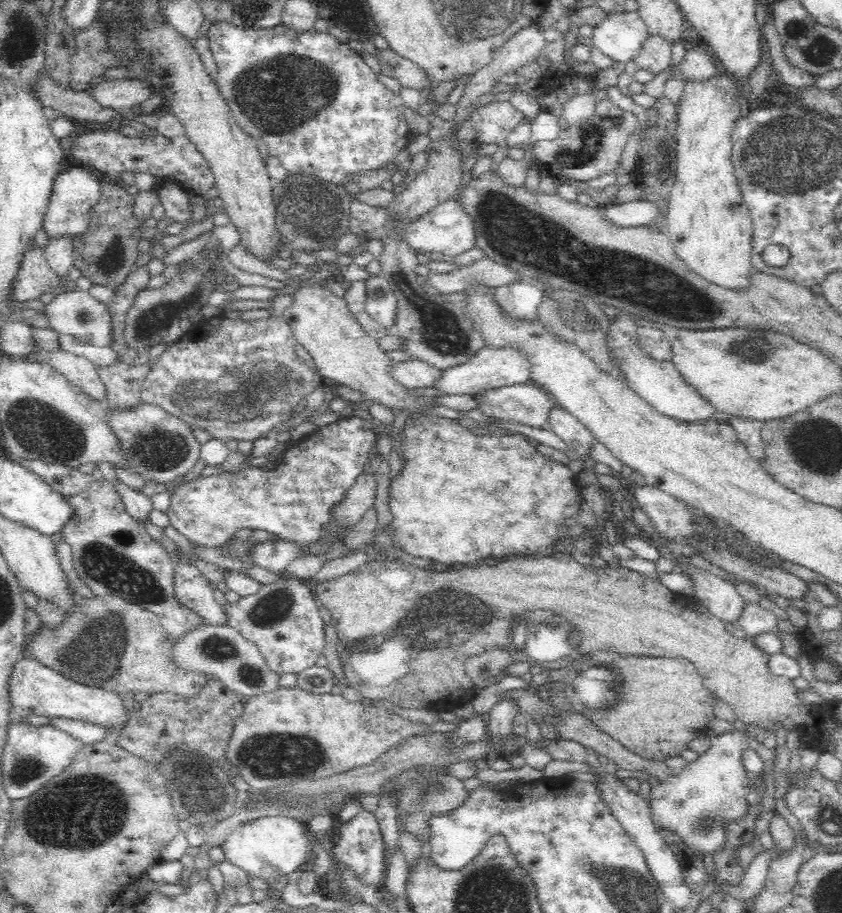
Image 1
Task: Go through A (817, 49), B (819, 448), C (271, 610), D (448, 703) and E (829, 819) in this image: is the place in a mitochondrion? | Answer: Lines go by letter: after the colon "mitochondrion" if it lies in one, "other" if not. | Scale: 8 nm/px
A: mitochondrion
B: mitochondrion
C: mitochondrion
D: other
E: mitochondrion

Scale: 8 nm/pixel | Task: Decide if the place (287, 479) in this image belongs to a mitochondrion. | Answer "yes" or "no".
no

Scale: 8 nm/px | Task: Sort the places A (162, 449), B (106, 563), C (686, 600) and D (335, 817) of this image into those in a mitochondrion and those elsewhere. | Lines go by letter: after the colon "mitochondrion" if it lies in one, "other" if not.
A: mitochondrion
B: mitochondrion
C: other
D: other

